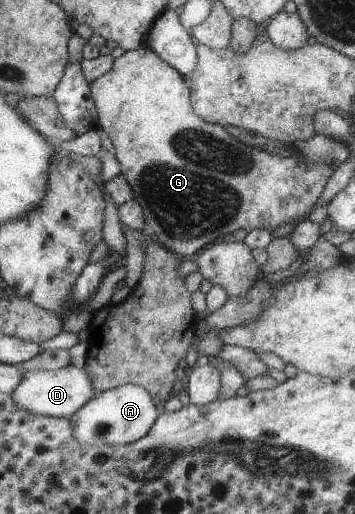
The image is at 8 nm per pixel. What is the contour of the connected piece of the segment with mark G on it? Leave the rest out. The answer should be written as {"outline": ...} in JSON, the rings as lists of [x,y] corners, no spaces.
{"outline":[[[145,44],[113,59],[109,71],[89,85],[97,128],[111,140],[119,174],[141,207],[147,231],[180,260],[237,229],[249,232],[259,227],[271,231],[281,224],[307,218],[334,171],[329,165],[303,167],[293,155],[278,157],[245,147],[224,127],[201,121],[191,111],[185,78]]]}

